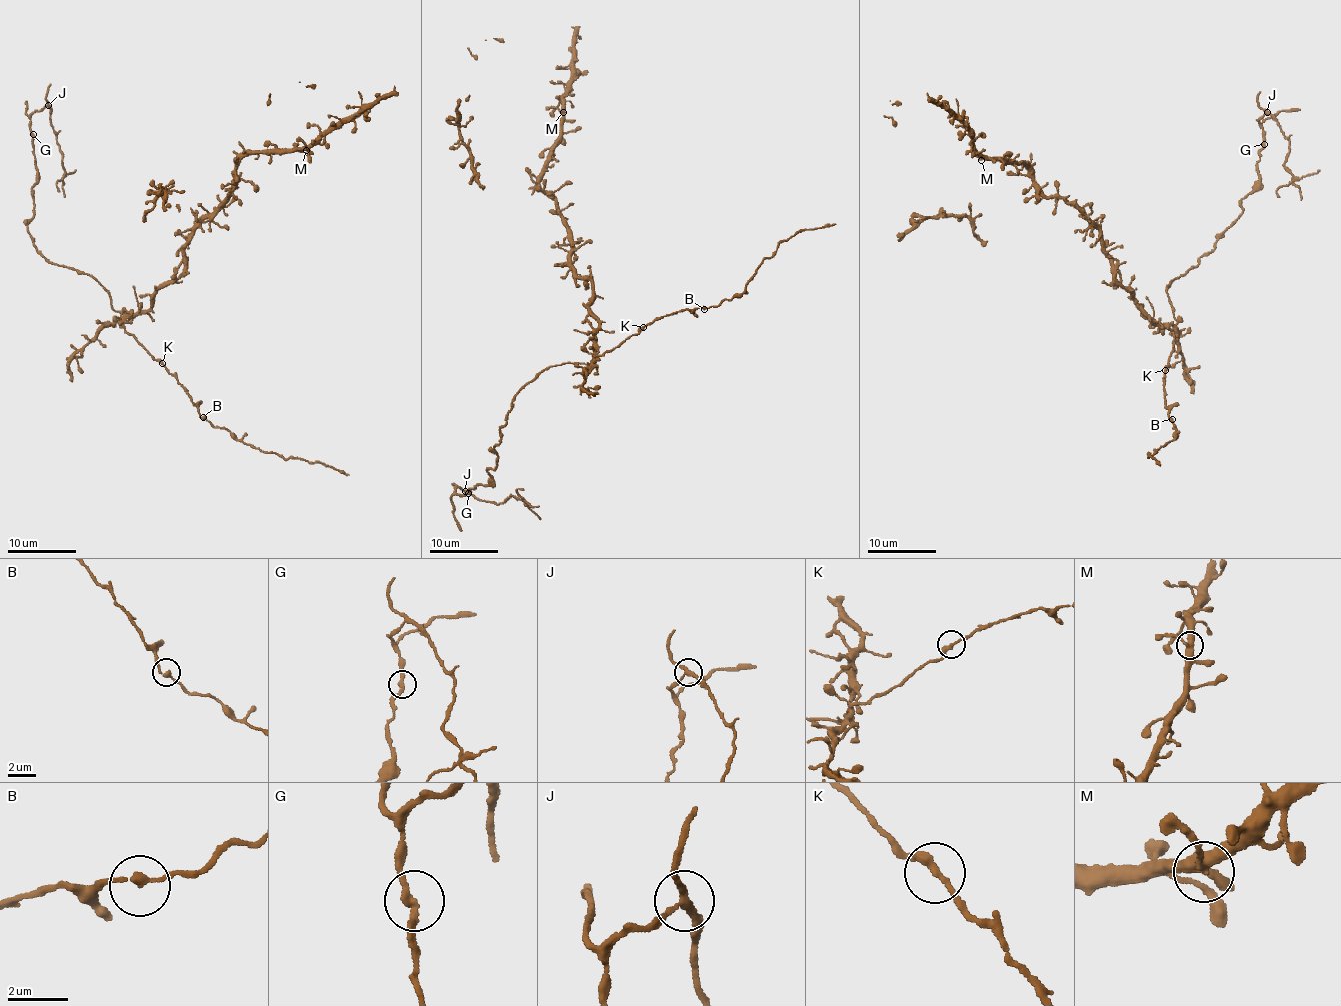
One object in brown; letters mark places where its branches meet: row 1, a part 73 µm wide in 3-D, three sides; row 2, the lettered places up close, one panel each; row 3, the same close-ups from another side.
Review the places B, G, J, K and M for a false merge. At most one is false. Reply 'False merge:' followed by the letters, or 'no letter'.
False merge: J

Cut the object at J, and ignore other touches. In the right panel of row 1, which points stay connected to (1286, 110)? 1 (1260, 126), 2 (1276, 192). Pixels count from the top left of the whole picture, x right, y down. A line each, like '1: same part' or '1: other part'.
1: same part
2: other part

